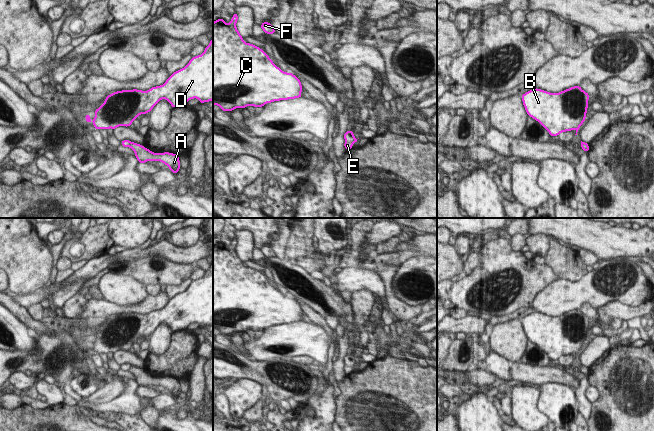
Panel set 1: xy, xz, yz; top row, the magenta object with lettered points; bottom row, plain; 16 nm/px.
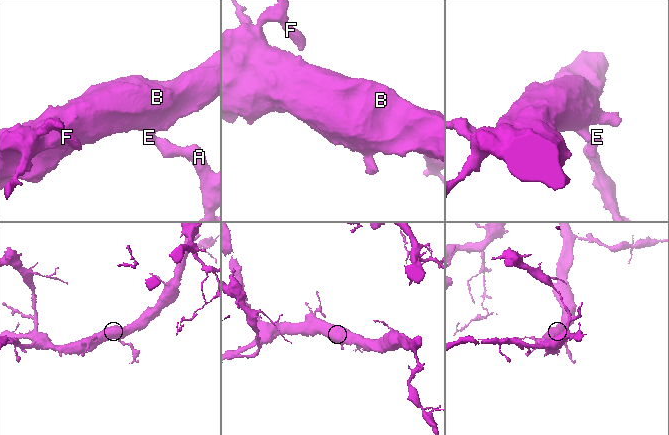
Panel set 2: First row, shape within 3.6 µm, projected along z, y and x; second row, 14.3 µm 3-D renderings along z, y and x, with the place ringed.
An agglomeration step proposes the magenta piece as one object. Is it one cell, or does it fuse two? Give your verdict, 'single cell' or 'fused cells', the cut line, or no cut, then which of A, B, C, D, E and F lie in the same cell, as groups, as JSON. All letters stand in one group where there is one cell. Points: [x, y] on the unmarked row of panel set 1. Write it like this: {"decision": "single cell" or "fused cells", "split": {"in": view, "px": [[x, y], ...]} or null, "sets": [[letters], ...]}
{"decision": "fused cells", "split": {"in": "xy", "px": [[131, 366], [128, 370]]}, "sets": [["A"], ["B", "C", "D", "E", "F"]]}

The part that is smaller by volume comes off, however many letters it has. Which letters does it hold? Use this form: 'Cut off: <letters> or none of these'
Cut off: A

